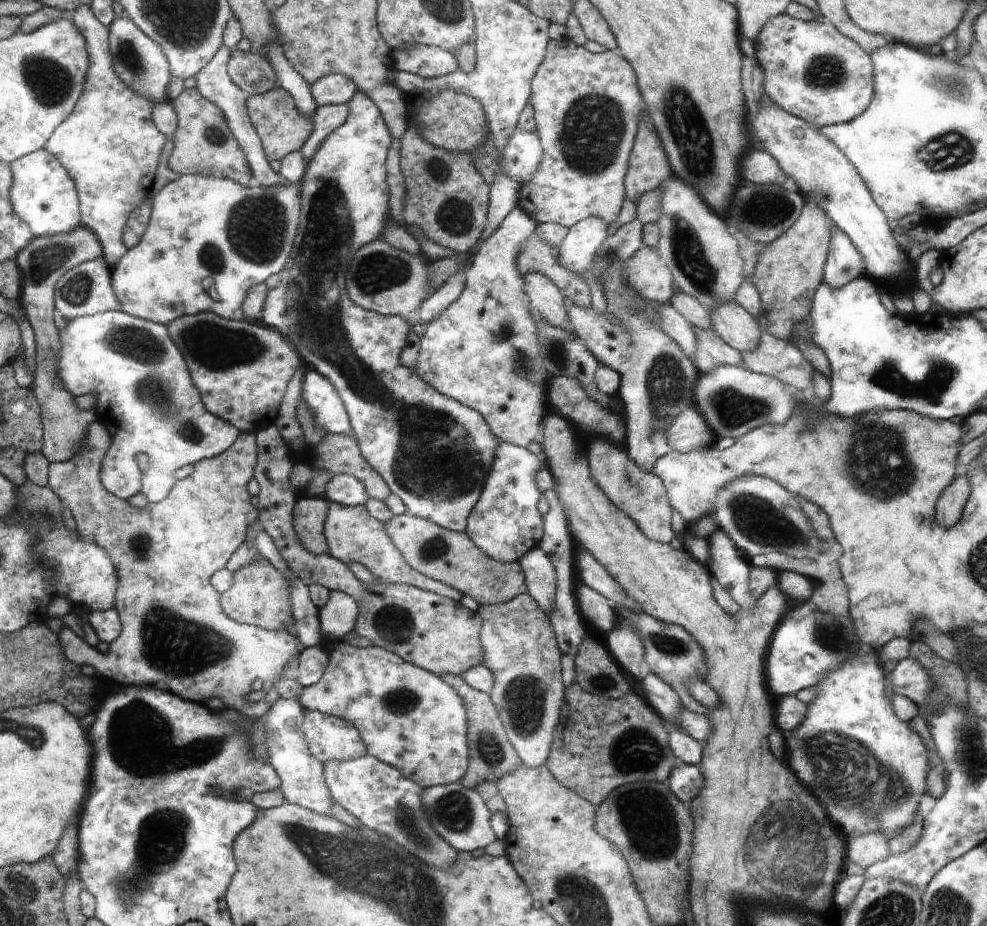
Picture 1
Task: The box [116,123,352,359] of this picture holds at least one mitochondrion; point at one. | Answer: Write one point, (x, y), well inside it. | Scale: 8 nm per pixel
(258, 228)

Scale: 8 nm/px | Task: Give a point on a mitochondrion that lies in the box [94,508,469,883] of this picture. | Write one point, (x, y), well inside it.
(133, 741)

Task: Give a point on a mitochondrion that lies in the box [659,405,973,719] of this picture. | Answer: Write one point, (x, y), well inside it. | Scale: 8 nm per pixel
(862, 458)

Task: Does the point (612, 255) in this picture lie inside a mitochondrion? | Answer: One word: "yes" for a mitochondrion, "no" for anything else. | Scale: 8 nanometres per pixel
yes

